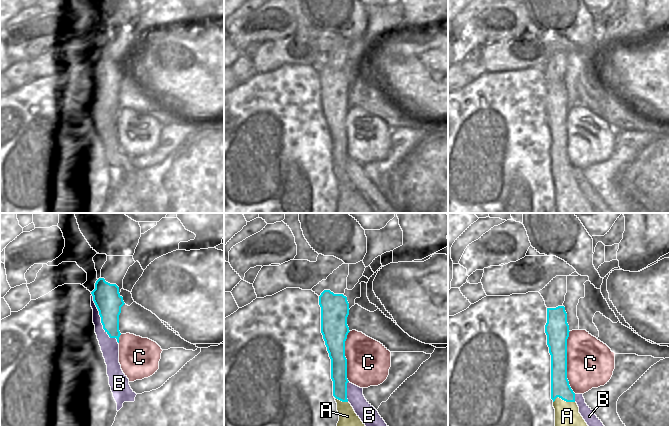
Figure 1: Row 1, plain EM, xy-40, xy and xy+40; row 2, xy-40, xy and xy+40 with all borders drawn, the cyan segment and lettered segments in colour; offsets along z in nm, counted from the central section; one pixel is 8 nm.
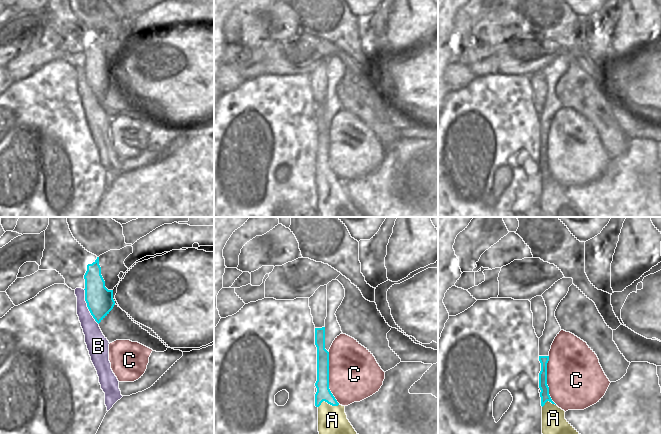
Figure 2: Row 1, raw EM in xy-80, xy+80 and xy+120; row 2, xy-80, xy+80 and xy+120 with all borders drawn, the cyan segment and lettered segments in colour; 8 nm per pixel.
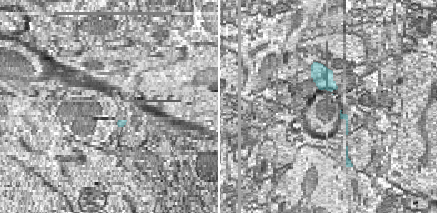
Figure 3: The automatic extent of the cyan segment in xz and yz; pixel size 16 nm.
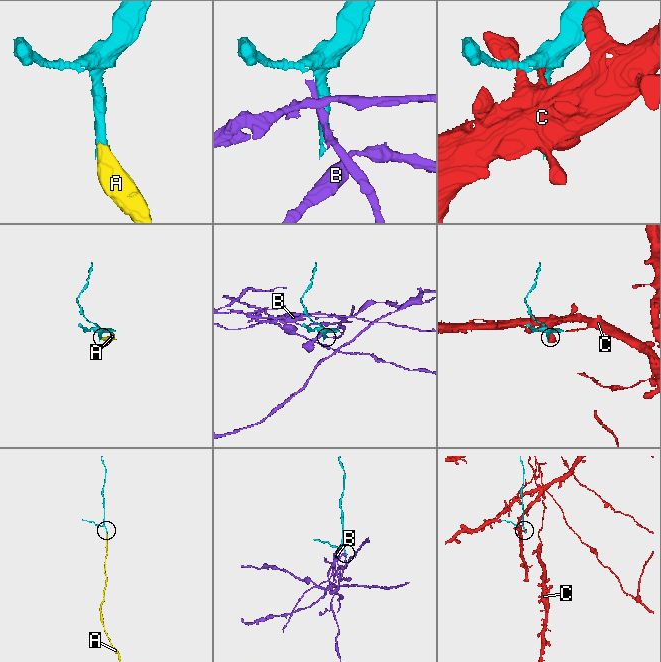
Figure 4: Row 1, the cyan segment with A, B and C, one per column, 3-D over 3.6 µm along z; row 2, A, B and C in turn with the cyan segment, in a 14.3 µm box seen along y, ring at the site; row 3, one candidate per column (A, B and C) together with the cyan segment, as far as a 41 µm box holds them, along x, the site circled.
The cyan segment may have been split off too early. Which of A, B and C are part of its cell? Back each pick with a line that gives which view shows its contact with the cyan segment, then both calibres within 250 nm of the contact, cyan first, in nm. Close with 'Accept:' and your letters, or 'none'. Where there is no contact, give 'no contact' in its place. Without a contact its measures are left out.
A: meets cyan in xy+40; 150 nm thick on the cyan side, 260 nm on the other
Accept: A

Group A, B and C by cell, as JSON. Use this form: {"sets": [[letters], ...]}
{"sets": [["A"], ["B"], ["C"]]}

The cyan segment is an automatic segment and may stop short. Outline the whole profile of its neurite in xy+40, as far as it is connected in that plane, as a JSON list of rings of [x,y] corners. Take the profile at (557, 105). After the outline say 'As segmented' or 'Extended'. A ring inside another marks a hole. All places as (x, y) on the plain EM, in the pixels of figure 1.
[[[564,82],[547,84],[545,109],[551,131],[551,175],[555,185],[557,213],[595,213],[575,178],[567,155],[567,115],[569,101]]]. Extended.

